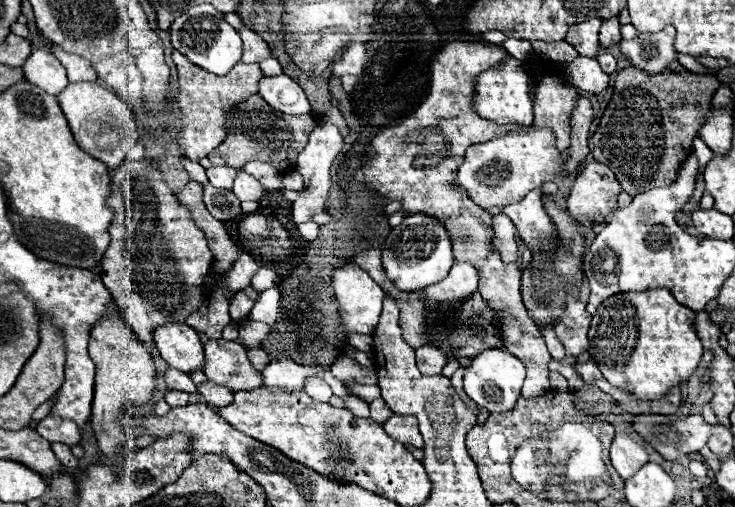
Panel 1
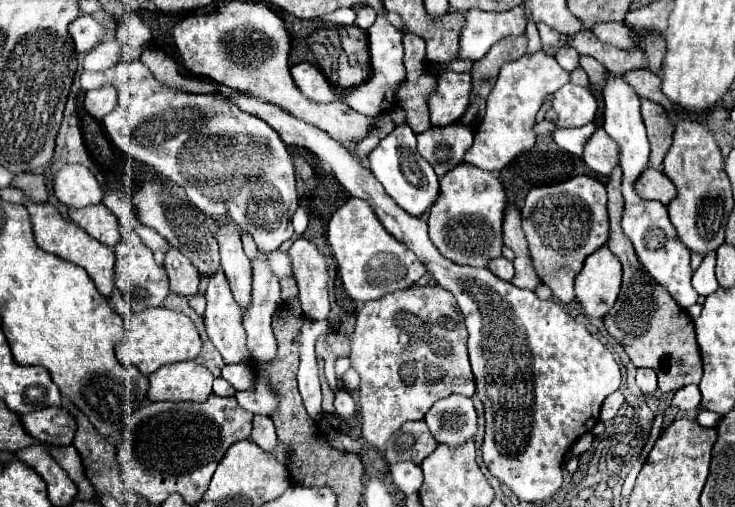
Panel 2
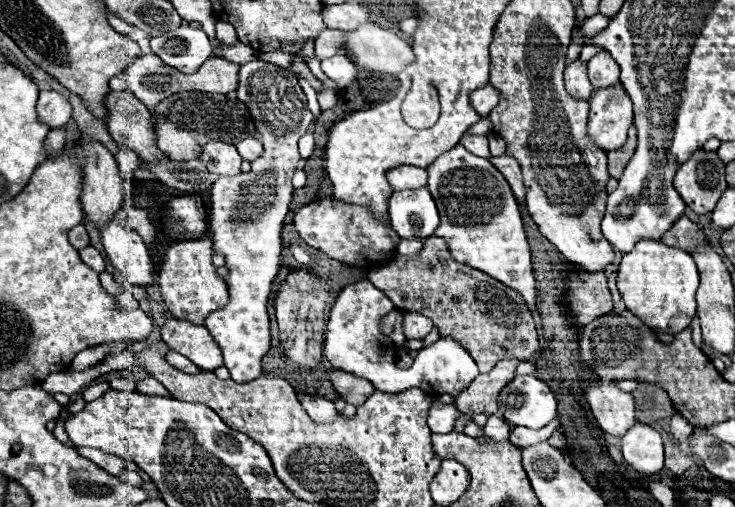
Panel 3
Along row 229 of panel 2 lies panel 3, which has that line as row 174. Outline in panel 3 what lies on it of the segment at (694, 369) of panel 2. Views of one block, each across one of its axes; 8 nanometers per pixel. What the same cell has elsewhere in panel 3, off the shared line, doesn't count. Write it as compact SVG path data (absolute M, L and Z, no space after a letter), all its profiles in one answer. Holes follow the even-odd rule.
M632 126L630 132L628 132L628 142L620 148L620 150L612 150L608 152L608 172L612 178L620 178L630 156L634 154L636 150L636 128Z

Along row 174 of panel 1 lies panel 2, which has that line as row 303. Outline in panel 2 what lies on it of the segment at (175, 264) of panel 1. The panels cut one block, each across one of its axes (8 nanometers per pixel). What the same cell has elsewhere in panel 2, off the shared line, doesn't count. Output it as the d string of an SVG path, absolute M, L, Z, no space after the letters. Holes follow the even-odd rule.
M122 226L122 240L114 252L116 252L116 266L114 266L114 290L112 290L110 302L124 300L134 314L146 308L162 306L164 298L170 292L168 276L166 276L166 270L154 262L152 250L140 240L140 236L132 228Z

